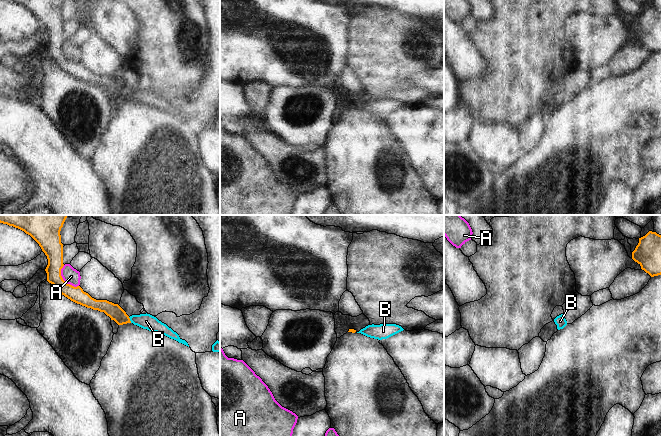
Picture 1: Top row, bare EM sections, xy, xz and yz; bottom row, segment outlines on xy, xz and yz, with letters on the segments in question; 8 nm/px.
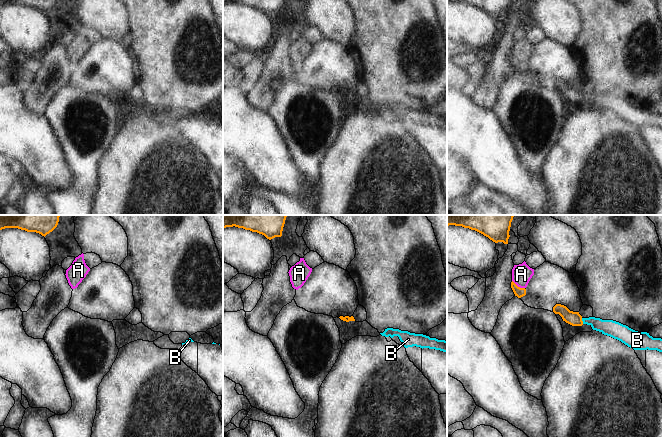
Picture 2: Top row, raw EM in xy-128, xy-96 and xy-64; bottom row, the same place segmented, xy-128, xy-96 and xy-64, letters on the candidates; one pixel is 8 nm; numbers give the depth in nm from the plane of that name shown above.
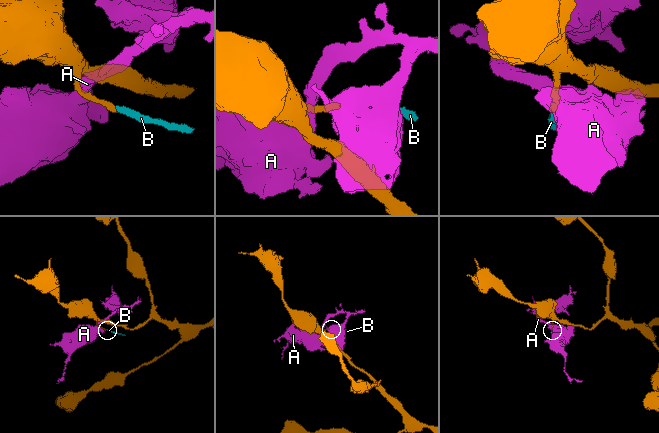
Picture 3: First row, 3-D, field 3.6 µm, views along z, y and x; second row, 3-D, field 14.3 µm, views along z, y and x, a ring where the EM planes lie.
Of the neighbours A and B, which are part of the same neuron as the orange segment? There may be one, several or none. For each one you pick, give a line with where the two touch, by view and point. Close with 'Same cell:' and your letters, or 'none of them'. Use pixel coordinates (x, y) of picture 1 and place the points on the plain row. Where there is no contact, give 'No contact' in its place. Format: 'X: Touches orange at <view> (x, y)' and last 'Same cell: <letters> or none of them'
B: Touches orange at xy (129, 96)
Same cell: B

